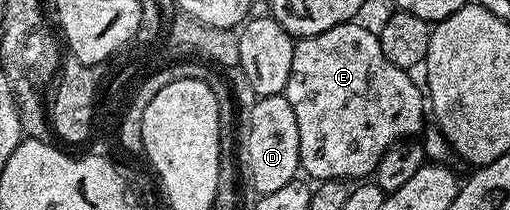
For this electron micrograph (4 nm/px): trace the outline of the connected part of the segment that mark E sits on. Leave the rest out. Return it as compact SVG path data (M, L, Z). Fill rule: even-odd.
M358 21L343 22L339 26L329 28L317 36L300 38L295 43L293 52L293 68L287 81L285 97L289 100L289 108L293 108L293 116L297 116L297 132L299 133L299 164L302 173L308 179L315 178L319 182L333 182L336 180L363 180L368 176L374 175L378 162L385 152L395 143L402 143L404 140L411 140L416 137L418 130L423 126L423 114L425 118L425 94L417 83L411 79L412 75L406 70L397 68L385 60L381 52L378 33L374 29L366 30L363 26L358 26Z

